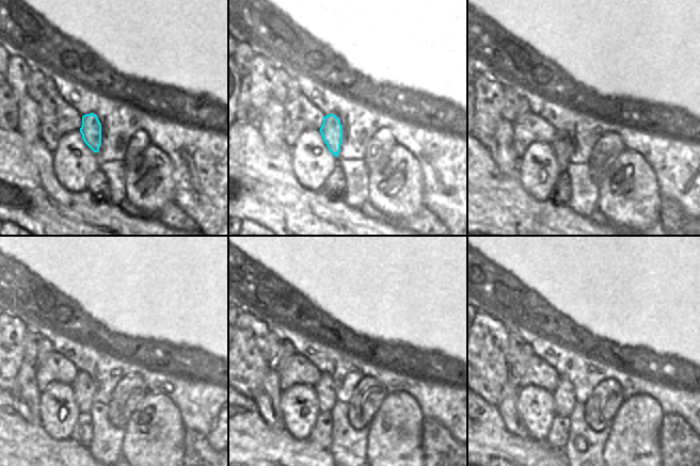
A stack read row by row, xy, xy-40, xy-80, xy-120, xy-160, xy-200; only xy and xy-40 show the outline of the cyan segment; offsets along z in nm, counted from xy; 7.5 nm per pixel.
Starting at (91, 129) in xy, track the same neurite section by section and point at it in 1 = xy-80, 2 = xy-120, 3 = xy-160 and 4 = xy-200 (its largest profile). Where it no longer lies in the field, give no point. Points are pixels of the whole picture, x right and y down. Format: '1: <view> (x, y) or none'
1: xy-80 (561, 144)
2: xy-120 (83, 386)
3: xy-160 (324, 388)
4: xy-200 (565, 400)

